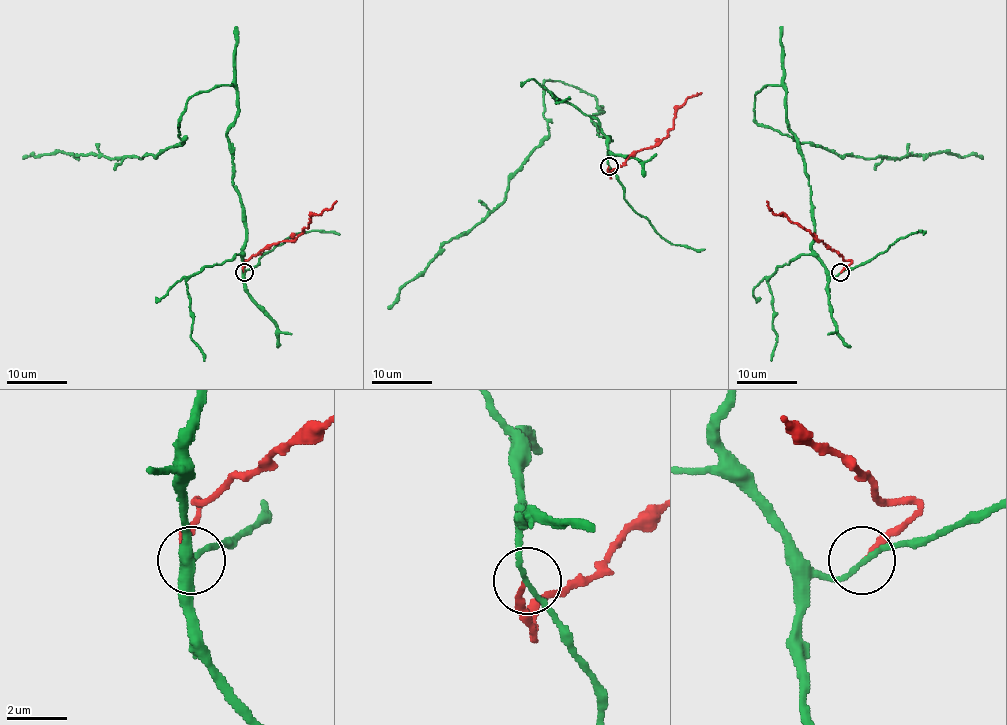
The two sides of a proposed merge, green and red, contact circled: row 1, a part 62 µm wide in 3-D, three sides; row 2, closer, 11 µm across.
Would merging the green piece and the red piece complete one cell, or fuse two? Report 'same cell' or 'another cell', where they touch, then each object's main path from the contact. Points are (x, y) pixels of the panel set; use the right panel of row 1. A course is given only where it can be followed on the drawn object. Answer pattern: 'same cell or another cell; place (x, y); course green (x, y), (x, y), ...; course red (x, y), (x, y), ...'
another cell; place (840, 272); course green (840, 272), (812, 248), (809, 184), (785, 89), (765, 85), (755, 95), (758, 124), (839, 155), (983, 158); course red (840, 272), (851, 262), (800, 226), (776, 215), (767, 200)

